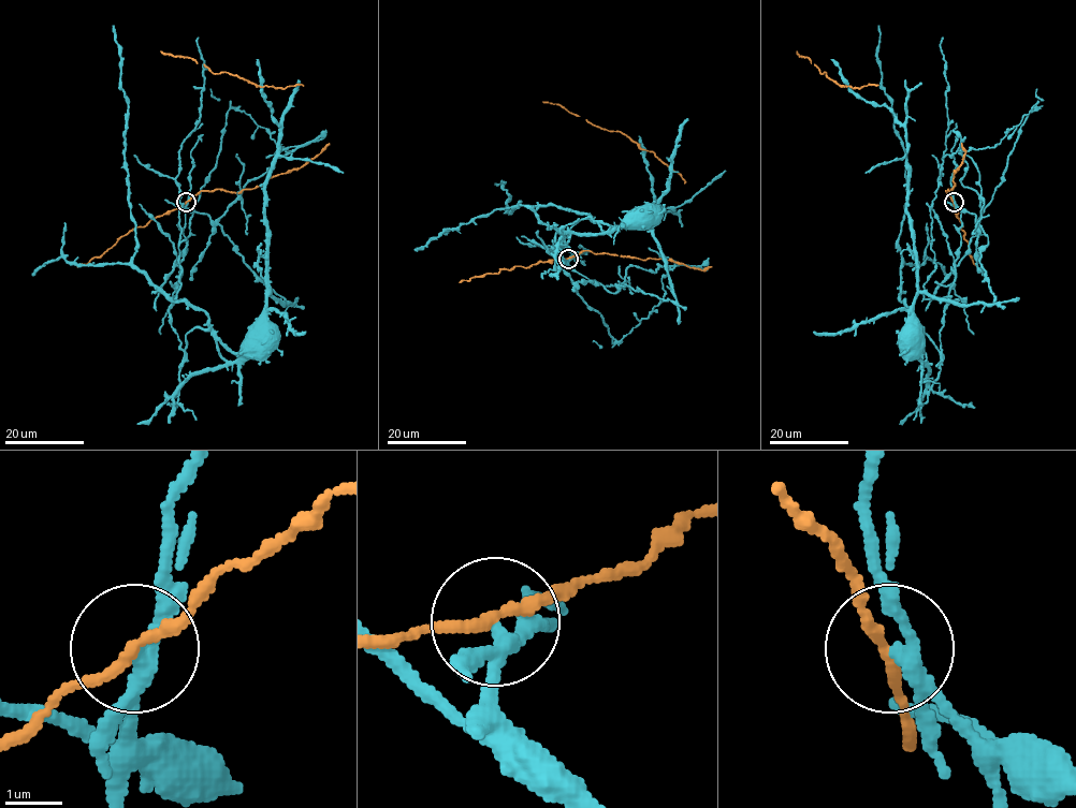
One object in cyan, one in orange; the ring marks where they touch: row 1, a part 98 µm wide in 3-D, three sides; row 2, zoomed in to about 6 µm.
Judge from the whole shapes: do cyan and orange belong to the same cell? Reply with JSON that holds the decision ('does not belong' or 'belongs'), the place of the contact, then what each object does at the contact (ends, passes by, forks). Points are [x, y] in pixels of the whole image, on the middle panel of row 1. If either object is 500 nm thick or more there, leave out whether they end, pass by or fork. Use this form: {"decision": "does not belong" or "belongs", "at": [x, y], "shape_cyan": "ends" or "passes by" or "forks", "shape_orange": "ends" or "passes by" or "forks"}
{"decision": "does not belong", "at": [568, 259], "shape_cyan": "passes by", "shape_orange": "passes by"}

